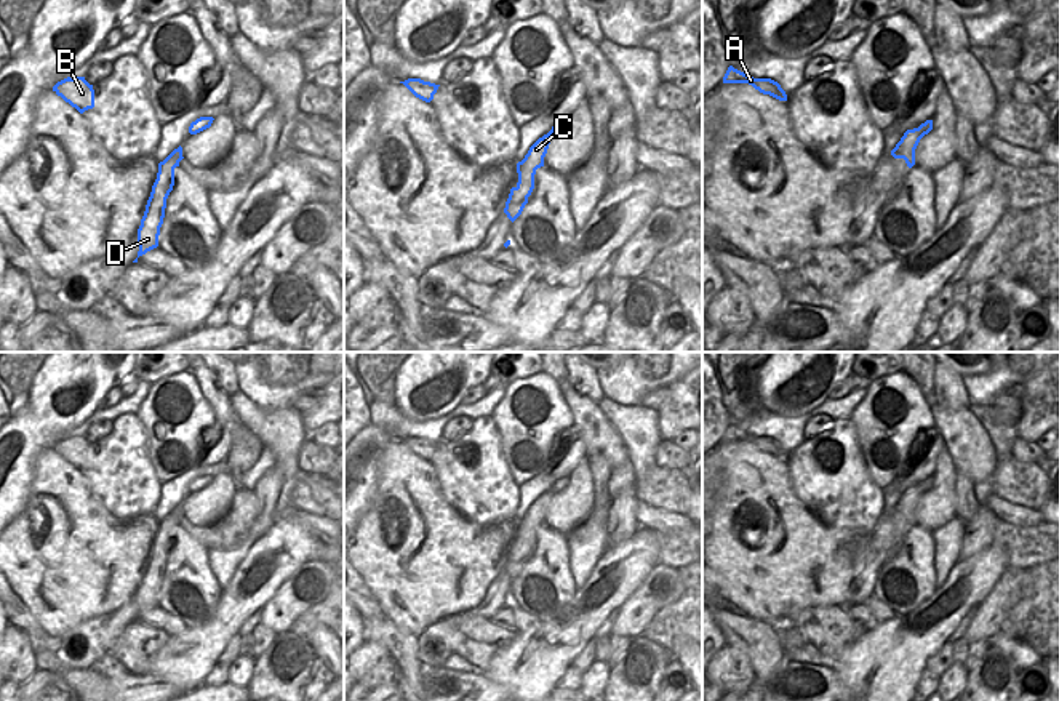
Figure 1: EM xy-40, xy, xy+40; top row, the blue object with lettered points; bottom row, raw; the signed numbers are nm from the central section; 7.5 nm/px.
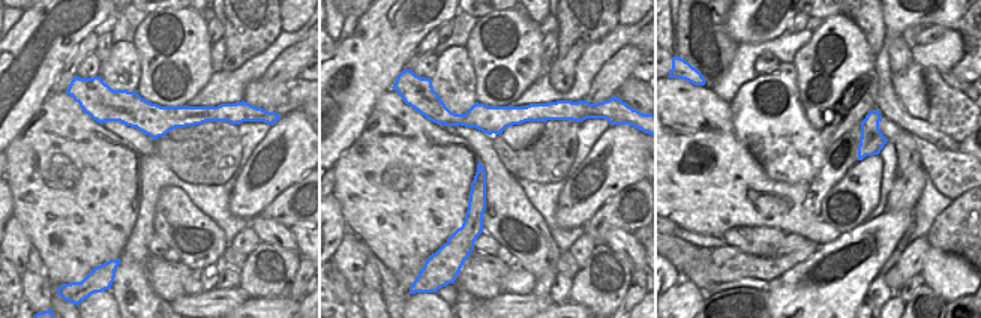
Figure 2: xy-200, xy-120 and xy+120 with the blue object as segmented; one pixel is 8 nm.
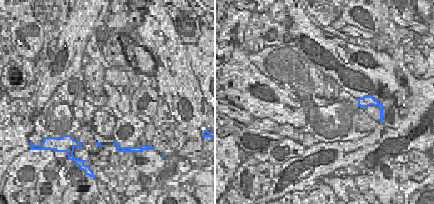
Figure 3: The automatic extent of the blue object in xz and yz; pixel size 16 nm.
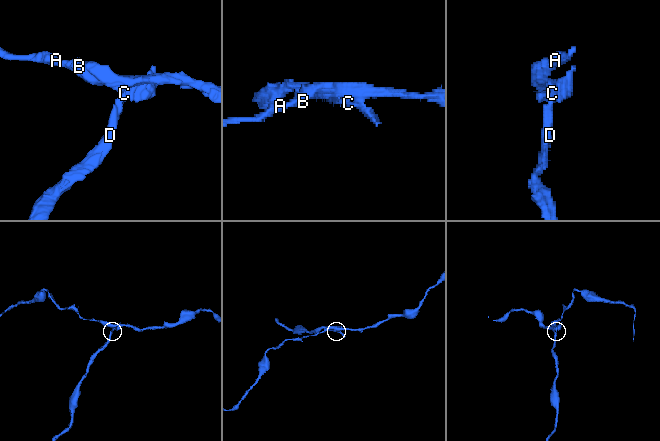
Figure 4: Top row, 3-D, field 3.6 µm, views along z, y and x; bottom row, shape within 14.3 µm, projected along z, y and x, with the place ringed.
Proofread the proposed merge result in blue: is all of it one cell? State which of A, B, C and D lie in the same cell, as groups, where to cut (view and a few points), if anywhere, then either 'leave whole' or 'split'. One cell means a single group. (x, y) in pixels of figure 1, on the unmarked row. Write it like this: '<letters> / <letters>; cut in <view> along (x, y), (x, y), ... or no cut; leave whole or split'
A B / C D; cut in xy along (551, 488), (554, 493); split

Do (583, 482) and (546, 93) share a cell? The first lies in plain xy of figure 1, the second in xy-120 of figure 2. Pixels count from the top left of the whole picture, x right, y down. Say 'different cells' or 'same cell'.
different cells

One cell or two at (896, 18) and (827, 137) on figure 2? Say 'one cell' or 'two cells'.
two cells

